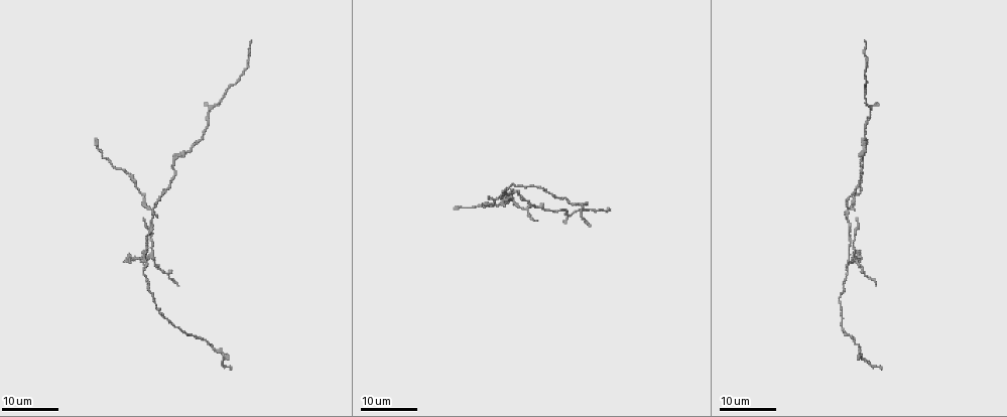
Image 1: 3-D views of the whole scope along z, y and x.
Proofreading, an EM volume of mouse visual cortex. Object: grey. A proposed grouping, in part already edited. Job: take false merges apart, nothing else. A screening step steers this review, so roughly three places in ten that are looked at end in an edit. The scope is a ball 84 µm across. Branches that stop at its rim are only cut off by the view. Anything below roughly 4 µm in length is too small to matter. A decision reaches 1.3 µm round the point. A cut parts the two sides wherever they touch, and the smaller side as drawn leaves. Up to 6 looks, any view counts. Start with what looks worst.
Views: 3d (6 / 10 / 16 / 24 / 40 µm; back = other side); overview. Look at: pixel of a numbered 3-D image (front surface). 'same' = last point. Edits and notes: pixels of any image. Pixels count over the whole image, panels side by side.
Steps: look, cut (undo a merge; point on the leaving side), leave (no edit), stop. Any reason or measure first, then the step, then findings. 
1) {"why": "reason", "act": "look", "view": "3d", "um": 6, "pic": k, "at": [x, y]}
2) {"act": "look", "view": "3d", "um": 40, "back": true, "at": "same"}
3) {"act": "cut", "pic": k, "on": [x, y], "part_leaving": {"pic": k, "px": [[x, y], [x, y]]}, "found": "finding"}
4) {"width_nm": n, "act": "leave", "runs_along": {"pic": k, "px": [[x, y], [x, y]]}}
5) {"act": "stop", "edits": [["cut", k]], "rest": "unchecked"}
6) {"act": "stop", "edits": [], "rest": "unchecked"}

{"why": "four arms meet", "act": "look", "view": "3d", "um": 24, "pic": 1, "at": [144, 264]}

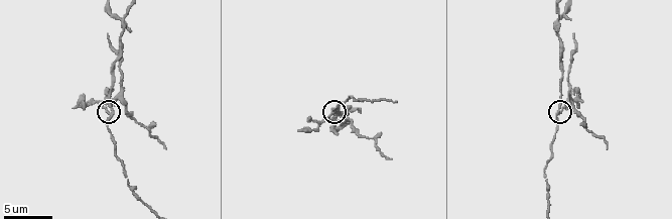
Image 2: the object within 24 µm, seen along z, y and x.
{"act": "look", "view": "3d", "um": 6, "pic": 2, "at": [562, 111]}

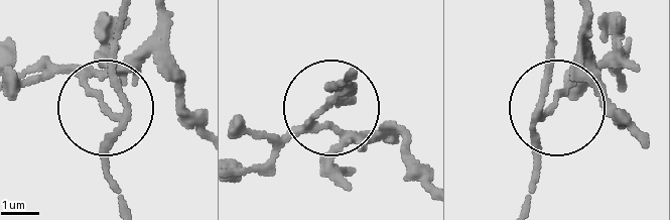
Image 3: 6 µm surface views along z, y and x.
{"side_arm_um": 11, "act": "cut", "pic": 3, "on": [86, 76], "part_leaving": {"pic": 3, "px": [[345, 90], [331, 119], [396, 132], [425, 177]]}, "found": "two cells meet here"}

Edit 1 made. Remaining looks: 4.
{"act": "look", "view": "overview"}

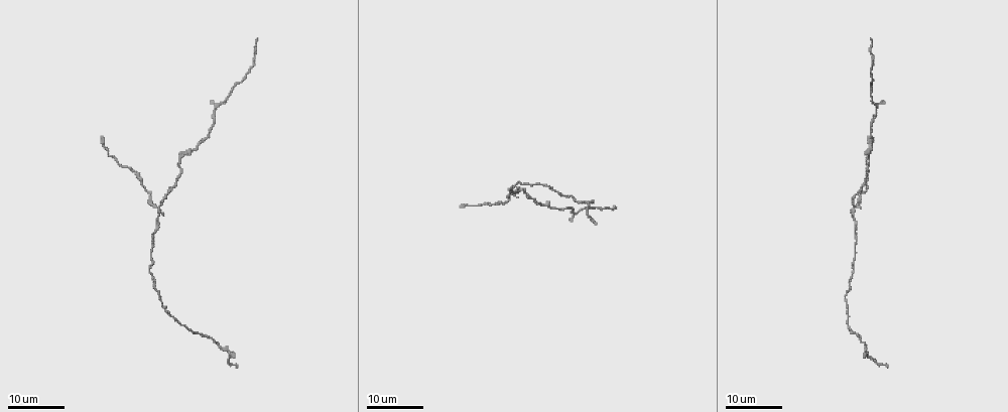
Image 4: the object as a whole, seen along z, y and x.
{"why": "small branch off a trunk", "act": "look", "view": "3d", "um": 24, "pic": 4, "at": [229, 355]}

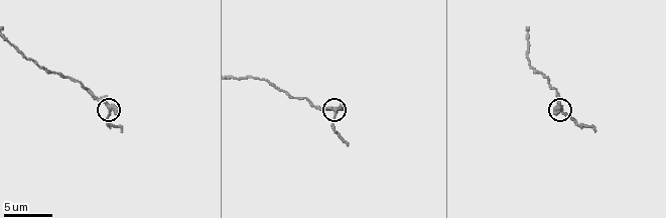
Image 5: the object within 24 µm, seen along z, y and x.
{"why": "closer look", "act": "look", "view": "3d", "um": 10, "pic": 5, "at": [562, 114]}

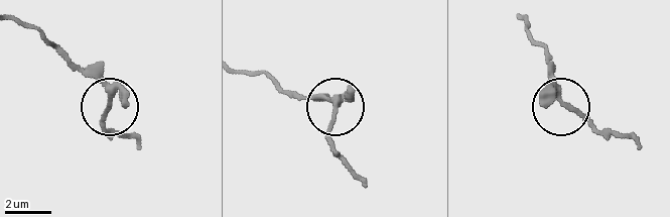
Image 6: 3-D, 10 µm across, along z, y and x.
{"width_nm": 220, "act": "leave", "runs_along": {"pic": 6, "px": [[14, 20], [31, 26], [101, 84], [107, 95], [107, 134]]}, "found": "continuous, no second cell"}

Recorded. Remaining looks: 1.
{"act": "stop", "edits": [["cut", 3]], "rest": "unchecked"}

